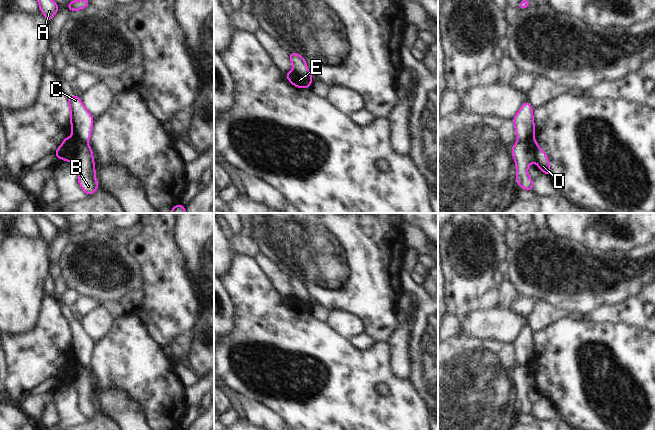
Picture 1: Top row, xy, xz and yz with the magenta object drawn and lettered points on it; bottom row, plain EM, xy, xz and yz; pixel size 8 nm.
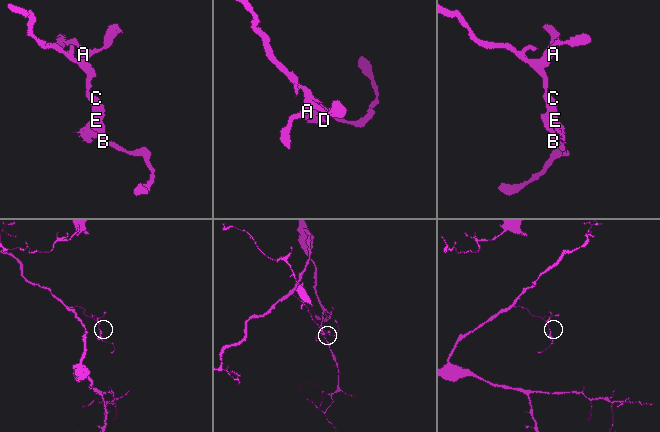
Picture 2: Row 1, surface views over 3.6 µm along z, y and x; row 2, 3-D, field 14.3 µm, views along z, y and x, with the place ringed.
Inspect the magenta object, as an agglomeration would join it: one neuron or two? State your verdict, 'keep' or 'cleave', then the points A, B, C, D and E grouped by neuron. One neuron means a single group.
cleave; A C / B D E

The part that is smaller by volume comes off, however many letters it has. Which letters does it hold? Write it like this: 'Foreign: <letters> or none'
Foreign: B, D, E

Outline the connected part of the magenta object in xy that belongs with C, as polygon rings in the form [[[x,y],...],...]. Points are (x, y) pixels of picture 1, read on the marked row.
[[[68,96],[71,113],[72,137],[77,141],[87,144],[93,126],[93,116],[86,110],[78,96]]]

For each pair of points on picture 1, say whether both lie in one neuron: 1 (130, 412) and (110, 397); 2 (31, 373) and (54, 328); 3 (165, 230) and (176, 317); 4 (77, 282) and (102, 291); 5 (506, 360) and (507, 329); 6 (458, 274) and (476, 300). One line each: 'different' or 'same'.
1: same
2: same
3: same
4: same
5: different
6: same

